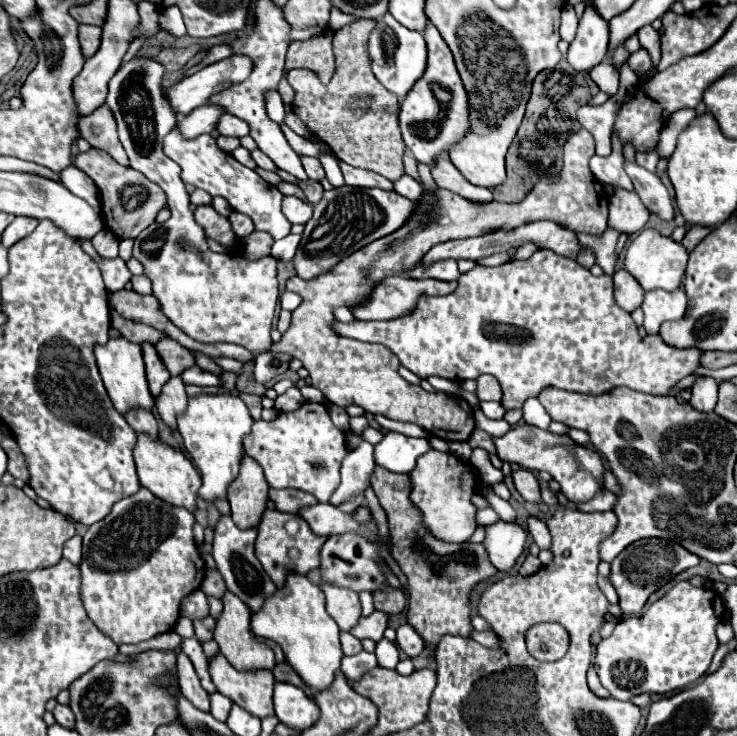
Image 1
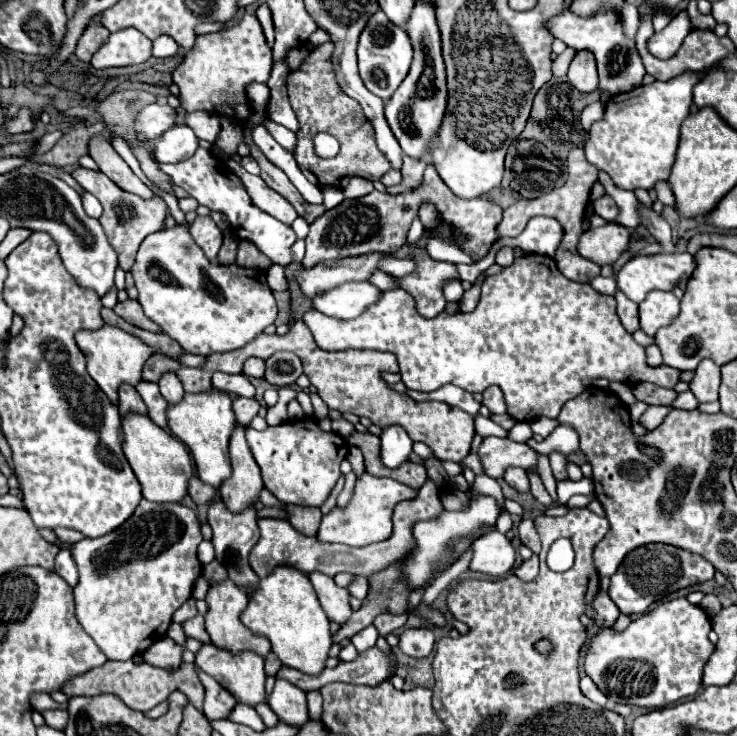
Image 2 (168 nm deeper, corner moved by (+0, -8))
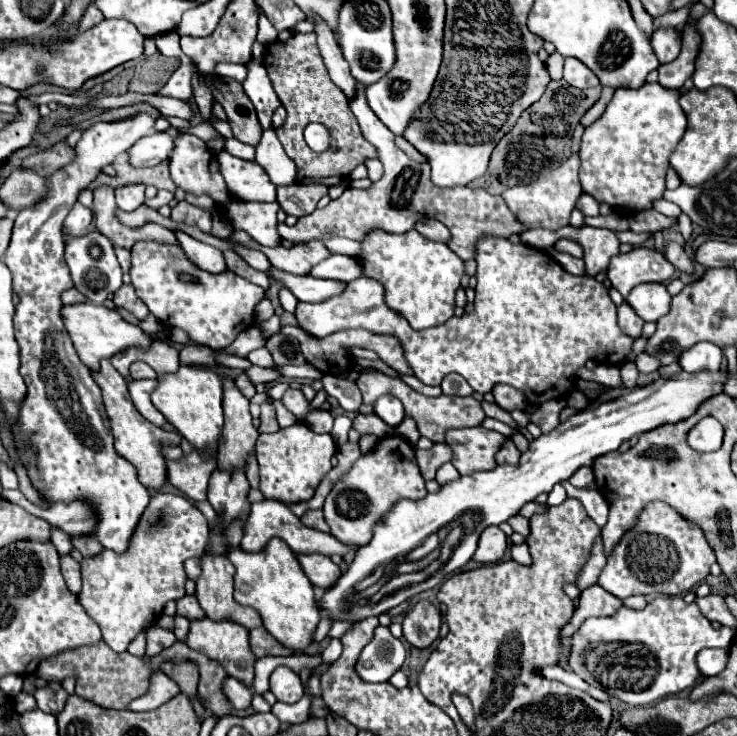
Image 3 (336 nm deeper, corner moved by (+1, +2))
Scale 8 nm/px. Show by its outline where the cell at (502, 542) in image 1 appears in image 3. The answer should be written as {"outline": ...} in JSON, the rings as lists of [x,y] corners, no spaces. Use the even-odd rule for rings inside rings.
{"outline":[[[489,526],[487,530],[483,530],[479,538],[479,546],[473,560],[481,564],[495,564],[503,558],[505,548],[507,548],[507,536],[499,530],[499,526]]]}

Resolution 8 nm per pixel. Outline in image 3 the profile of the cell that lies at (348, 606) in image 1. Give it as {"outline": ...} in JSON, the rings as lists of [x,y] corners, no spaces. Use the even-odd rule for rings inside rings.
{"outline":[[[299,554],[297,556],[303,572],[307,574],[307,578],[311,580],[311,584],[319,586],[319,588],[327,588],[331,586],[331,582],[335,582],[335,578],[339,578],[341,570],[337,564],[331,562],[329,556],[323,554]]]}

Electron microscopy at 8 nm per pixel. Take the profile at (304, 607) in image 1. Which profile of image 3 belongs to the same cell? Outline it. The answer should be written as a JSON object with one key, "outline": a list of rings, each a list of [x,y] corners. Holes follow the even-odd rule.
{"outline":[[[271,538],[261,552],[251,554],[237,548],[229,554],[229,560],[237,568],[233,592],[235,600],[243,606],[255,608],[261,614],[263,626],[283,646],[291,646],[291,650],[303,650],[311,642],[311,634],[315,632],[321,616],[315,606],[313,586],[301,570],[291,548],[285,542],[279,542],[279,538]]]}

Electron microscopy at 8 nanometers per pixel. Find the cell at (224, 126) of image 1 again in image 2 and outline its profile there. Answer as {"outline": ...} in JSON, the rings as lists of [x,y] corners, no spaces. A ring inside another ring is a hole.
{"outline":[[[192,112],[192,114],[186,114],[186,124],[192,126],[192,130],[196,132],[196,136],[200,140],[206,140],[210,144],[216,142],[218,134],[220,134],[220,120],[218,116],[212,116],[208,112]]]}

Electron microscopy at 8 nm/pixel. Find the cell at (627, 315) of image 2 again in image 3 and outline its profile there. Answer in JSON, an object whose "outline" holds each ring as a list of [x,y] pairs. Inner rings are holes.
{"outline":[[[623,302],[623,308],[619,308],[619,328],[623,330],[623,334],[637,340],[643,334],[643,324],[645,322],[635,314],[635,310],[631,310],[631,306]]]}

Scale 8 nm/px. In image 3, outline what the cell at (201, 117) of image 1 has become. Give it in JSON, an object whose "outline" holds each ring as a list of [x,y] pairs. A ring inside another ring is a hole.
{"outline":[[[153,132],[139,138],[139,142],[135,142],[135,146],[127,150],[127,154],[131,166],[149,168],[167,160],[171,150],[173,150],[173,136],[169,132]]]}

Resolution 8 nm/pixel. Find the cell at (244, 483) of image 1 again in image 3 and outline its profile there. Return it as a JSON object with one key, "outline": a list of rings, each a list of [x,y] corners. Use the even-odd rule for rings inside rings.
{"outline":[[[223,378],[223,416],[225,424],[217,442],[219,468],[245,468],[245,460],[255,452],[257,430],[251,424],[249,400],[237,390],[233,378]]]}

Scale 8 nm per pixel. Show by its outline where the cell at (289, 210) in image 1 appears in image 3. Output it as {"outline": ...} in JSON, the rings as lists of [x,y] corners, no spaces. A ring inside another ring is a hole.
{"outline":[[[225,150],[219,152],[219,172],[227,184],[229,194],[239,200],[257,200],[257,202],[273,202],[275,200],[275,184],[267,178],[267,172],[253,160],[241,160]]]}

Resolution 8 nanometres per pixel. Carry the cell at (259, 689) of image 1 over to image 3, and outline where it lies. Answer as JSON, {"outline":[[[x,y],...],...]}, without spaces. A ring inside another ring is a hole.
{"outline":[[[201,618],[201,620],[191,620],[191,626],[189,626],[189,648],[191,650],[197,650],[201,654],[207,654],[209,658],[215,658],[217,662],[221,662],[221,666],[227,670],[229,676],[237,678],[239,682],[251,686],[253,684],[253,666],[255,666],[255,654],[251,654],[251,648],[249,648],[249,632],[237,624],[237,622],[231,622],[231,620],[211,620],[211,618]]]}

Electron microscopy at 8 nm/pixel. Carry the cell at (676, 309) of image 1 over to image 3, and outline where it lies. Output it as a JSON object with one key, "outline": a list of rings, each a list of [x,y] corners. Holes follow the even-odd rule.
{"outline":[[[639,284],[629,292],[625,302],[645,322],[655,322],[669,312],[671,296],[669,296],[665,284]]]}

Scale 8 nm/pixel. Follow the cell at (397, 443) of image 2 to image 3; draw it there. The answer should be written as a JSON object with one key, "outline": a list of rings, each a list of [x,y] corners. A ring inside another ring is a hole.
{"outline":[[[385,394],[375,402],[375,414],[389,426],[399,426],[399,422],[405,416],[403,404],[399,402],[399,398],[395,398],[391,394]]]}

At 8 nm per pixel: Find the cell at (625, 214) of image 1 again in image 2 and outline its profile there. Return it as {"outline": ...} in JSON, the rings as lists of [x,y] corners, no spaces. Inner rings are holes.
{"outline":[[[606,222],[600,228],[584,232],[578,250],[588,260],[604,266],[616,262],[622,256],[622,252],[628,248],[630,240],[632,240],[630,228],[616,222]]]}

